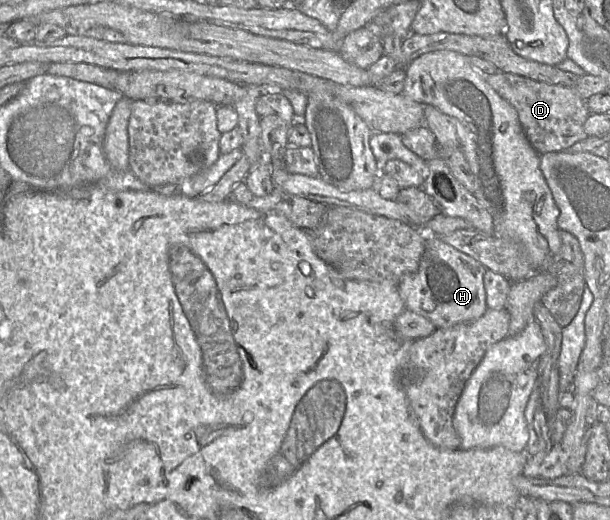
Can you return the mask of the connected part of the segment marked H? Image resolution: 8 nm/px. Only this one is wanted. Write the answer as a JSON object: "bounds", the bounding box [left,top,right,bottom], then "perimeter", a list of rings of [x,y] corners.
{"bounds":[398,232,487,329],"perimeter":[[[424,232],[425,251],[418,270],[404,275],[398,282],[405,310],[430,320],[436,329],[449,328],[479,319],[487,310],[484,266],[471,256],[443,242],[438,235]]]}

